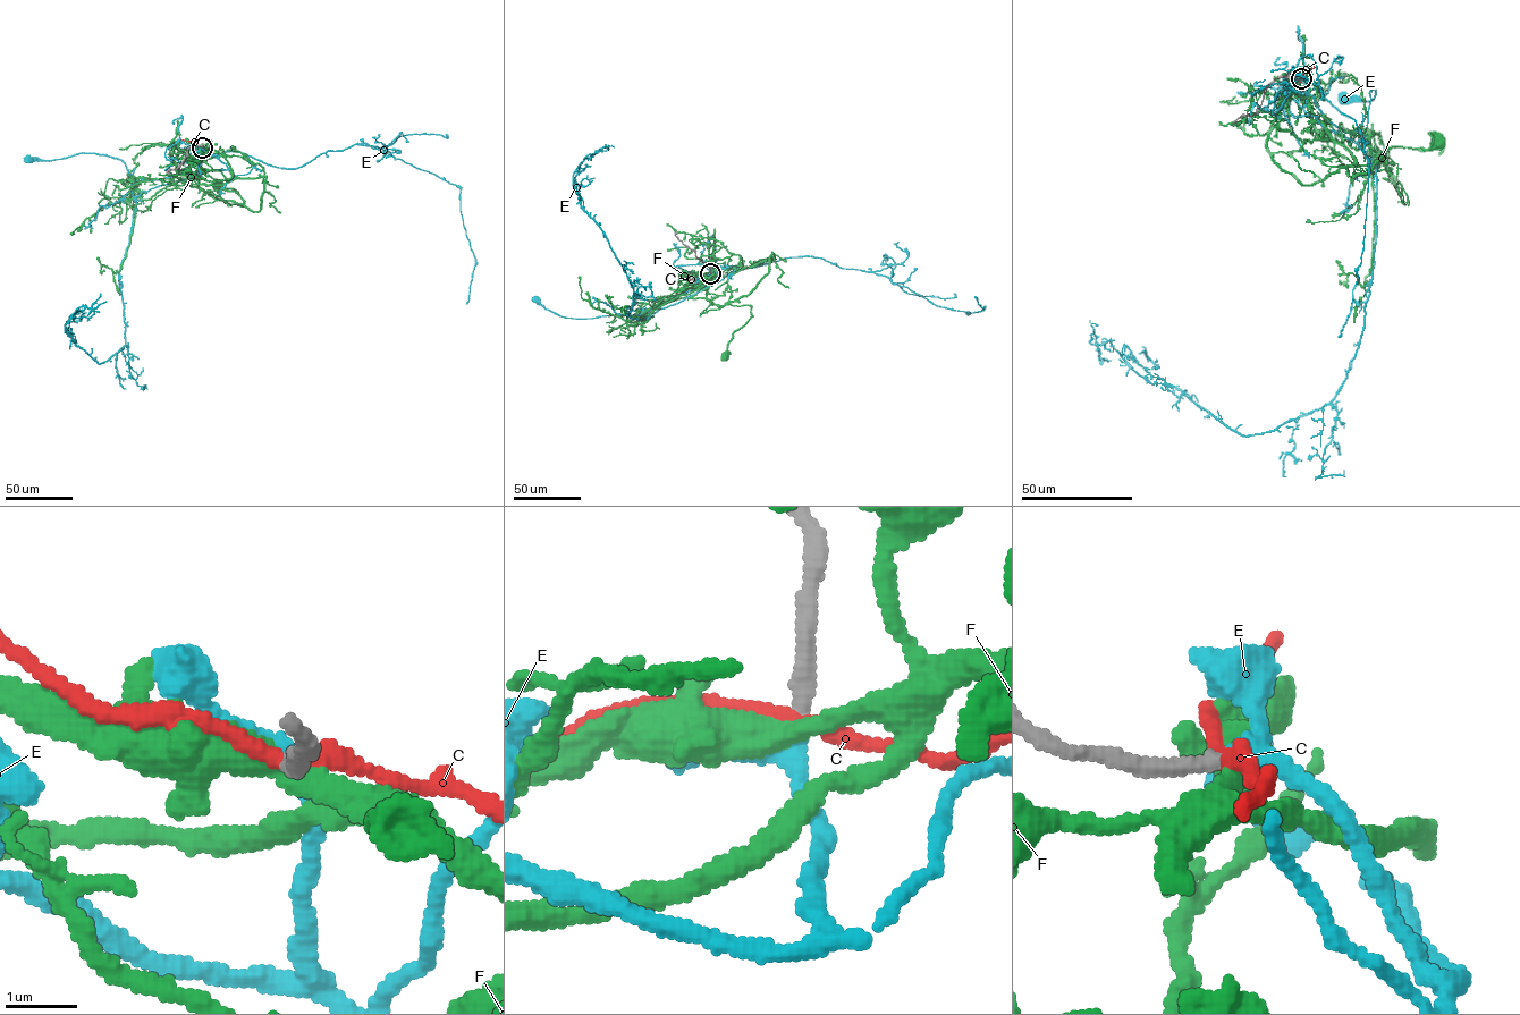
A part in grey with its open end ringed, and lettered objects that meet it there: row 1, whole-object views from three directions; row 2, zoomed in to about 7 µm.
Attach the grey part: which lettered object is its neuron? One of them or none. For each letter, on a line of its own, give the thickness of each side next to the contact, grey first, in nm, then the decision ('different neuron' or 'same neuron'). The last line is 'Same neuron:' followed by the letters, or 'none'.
C: calibres 240 and 220 nm; different neuron
E: calibres 240 and 220 nm; same neuron
F: calibres 240 and 420 nm; different neuron
Same neuron: E

